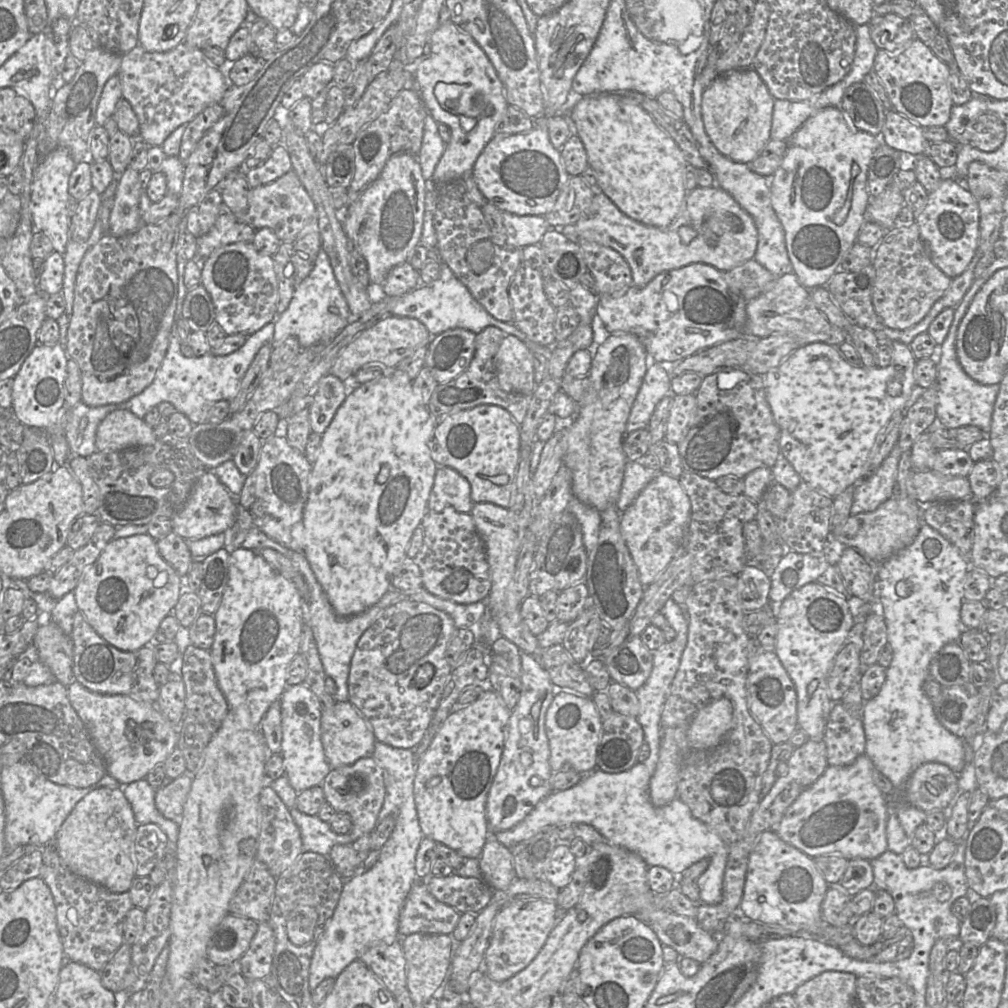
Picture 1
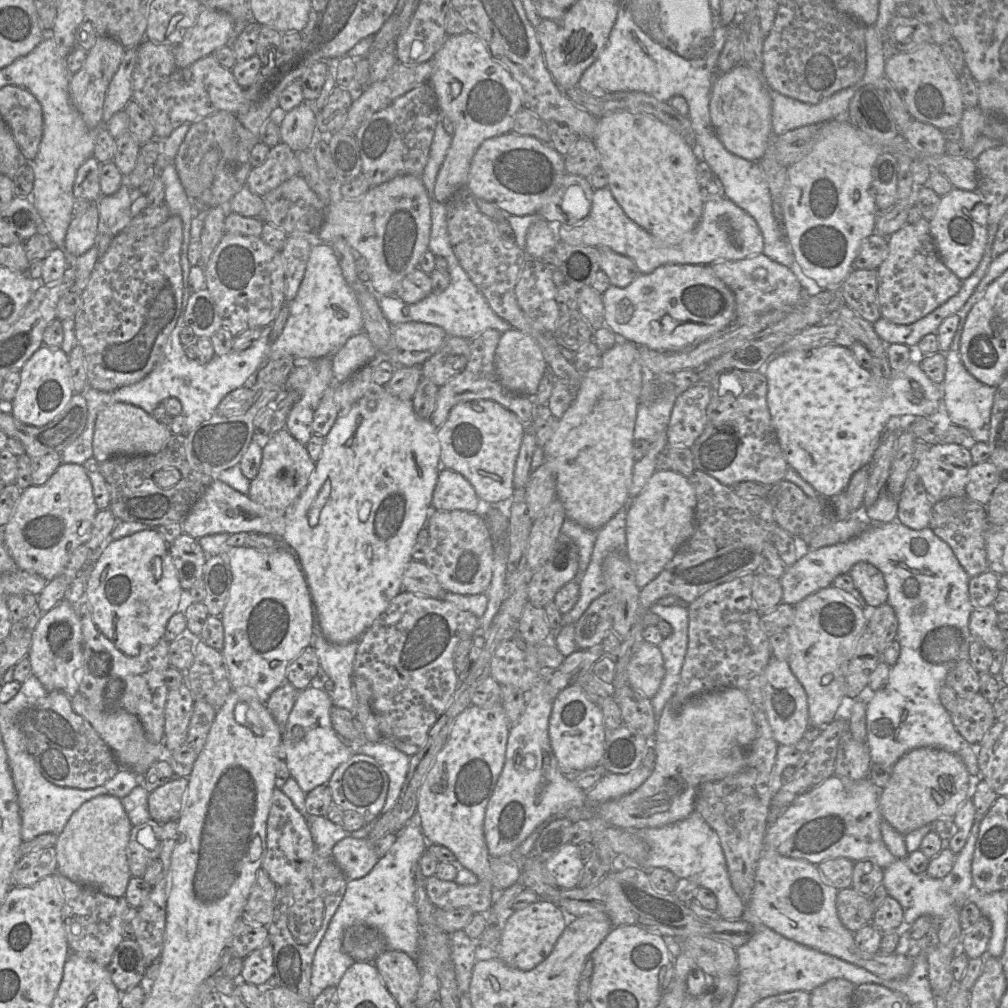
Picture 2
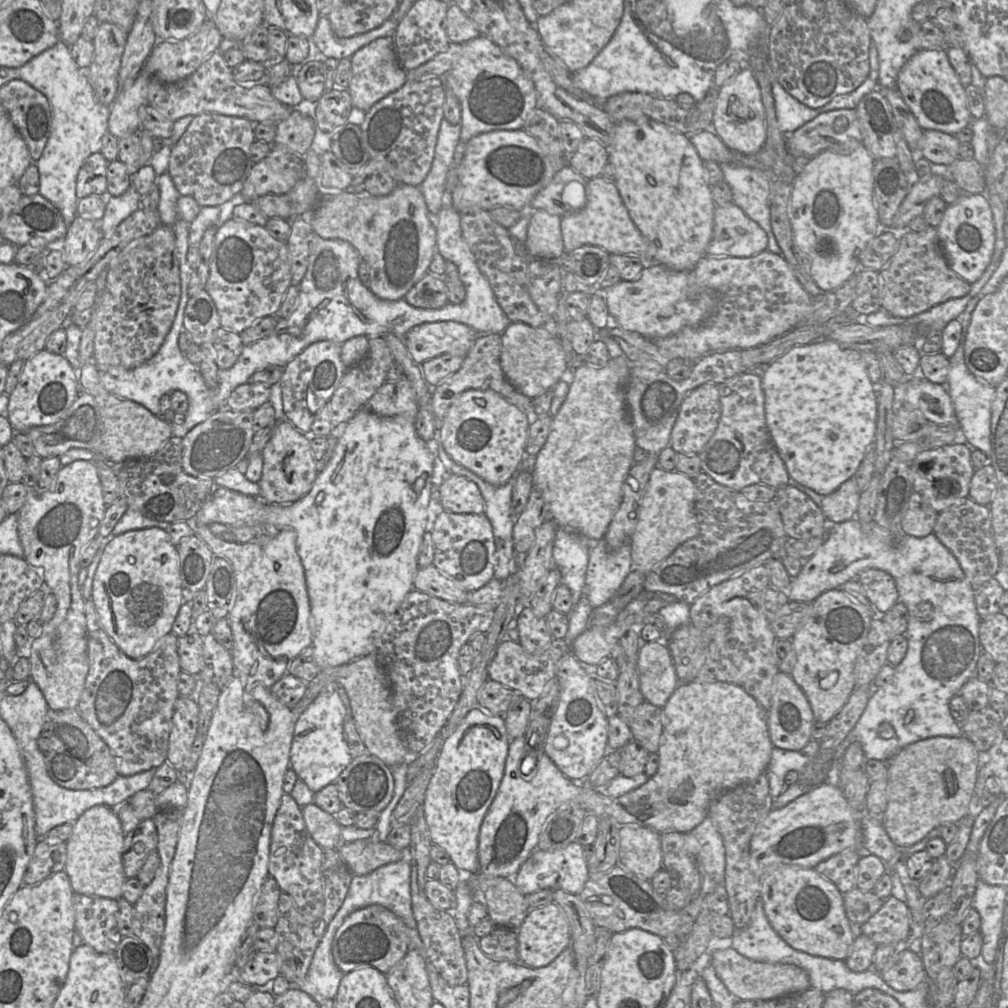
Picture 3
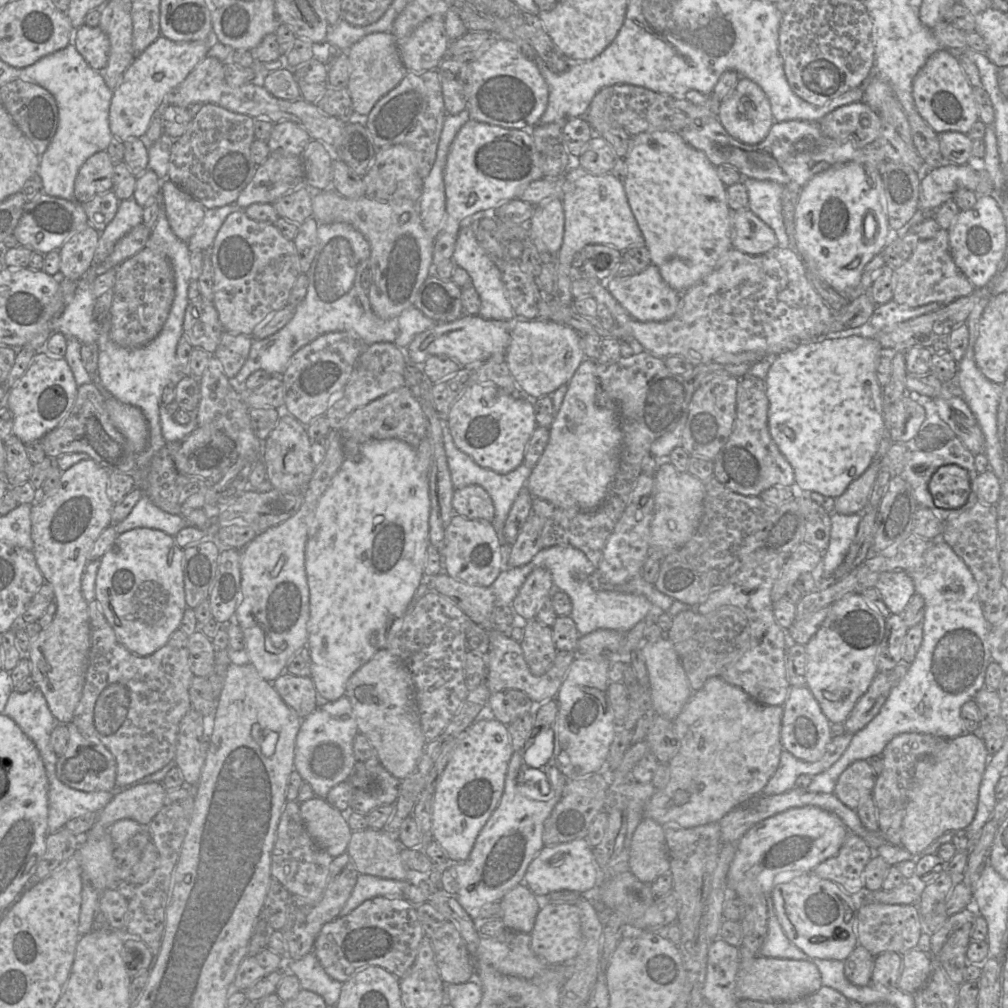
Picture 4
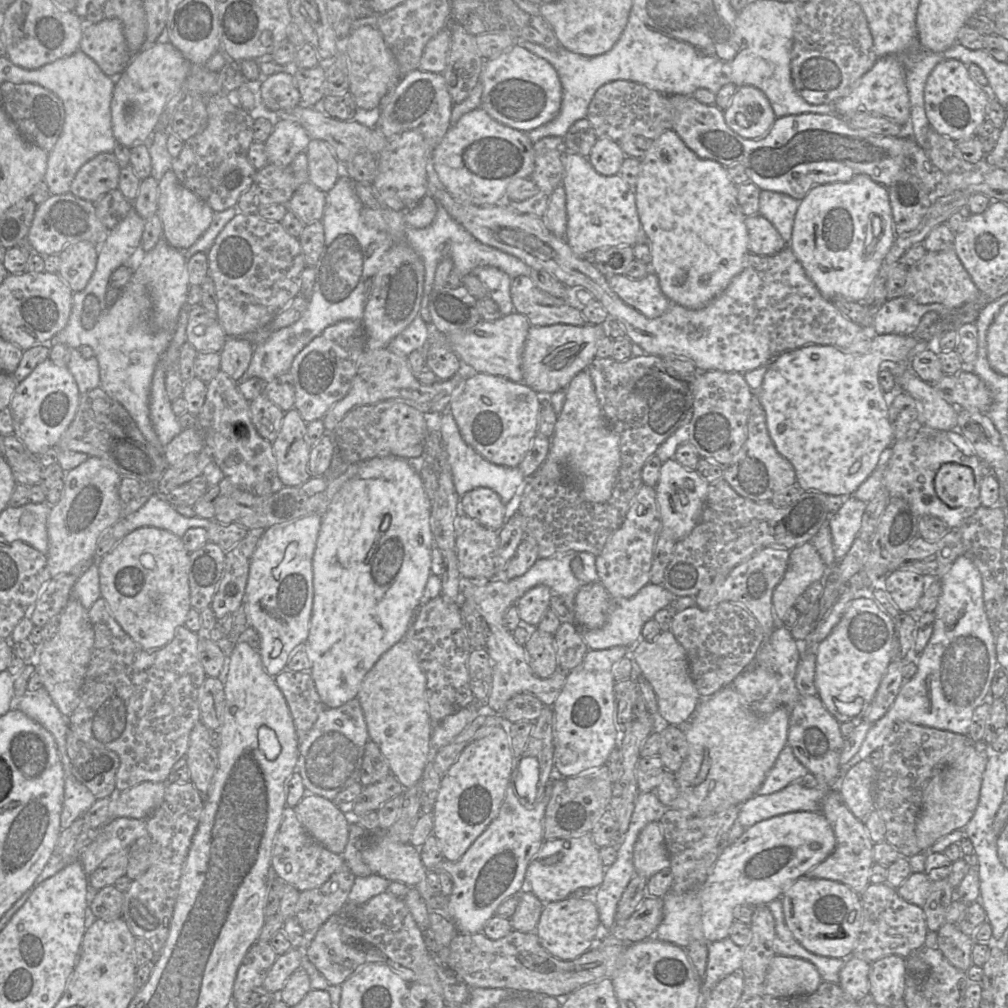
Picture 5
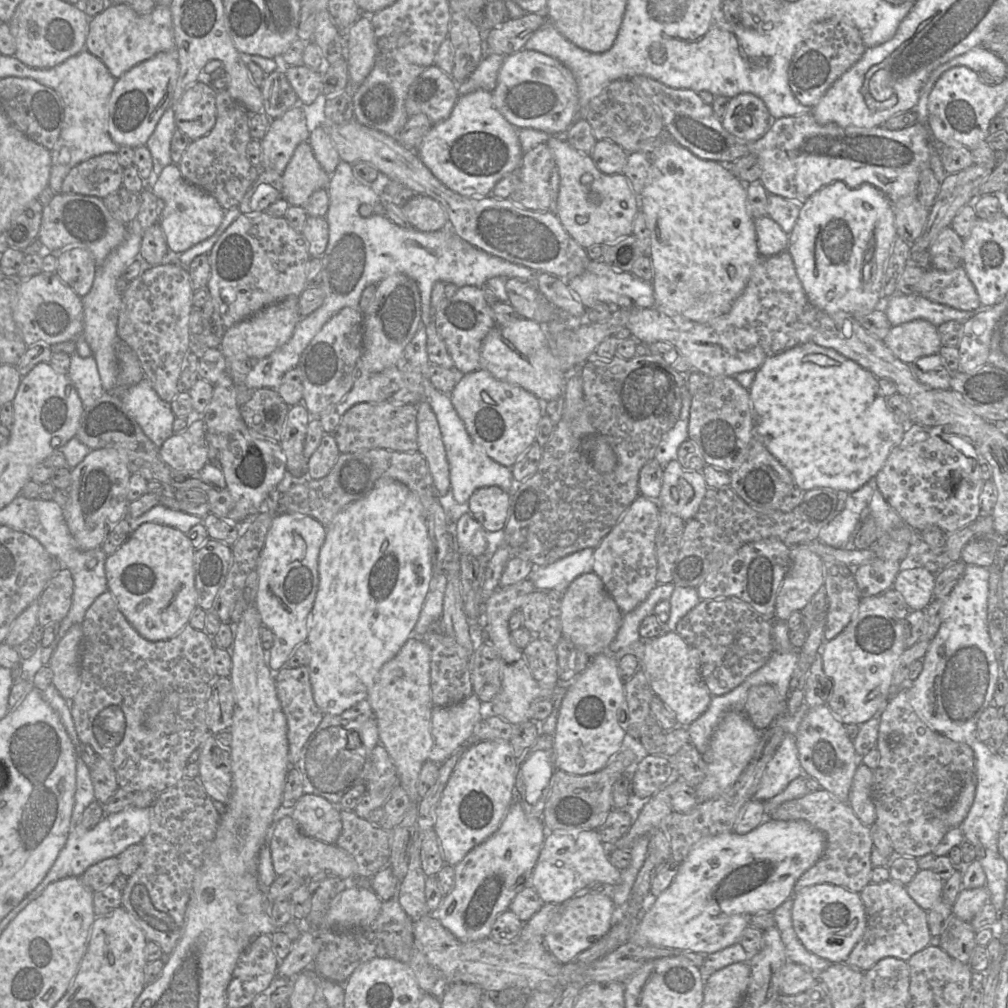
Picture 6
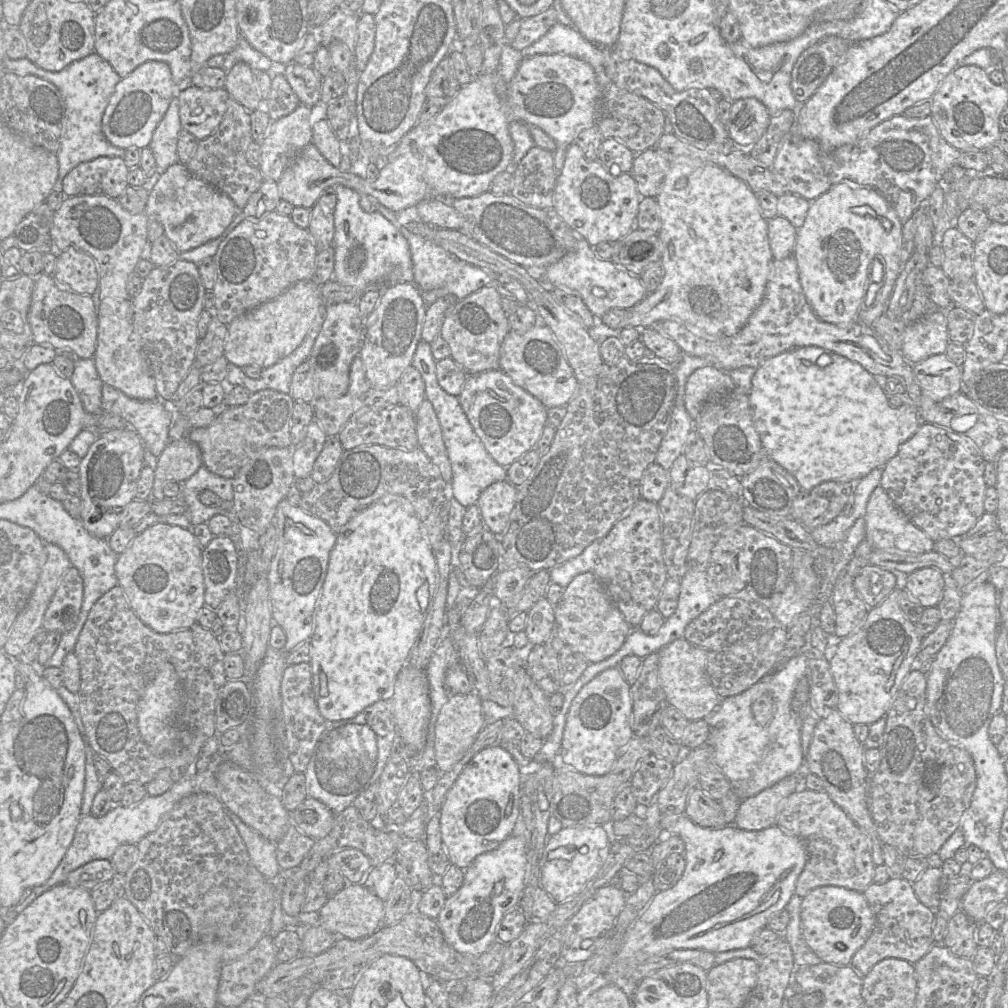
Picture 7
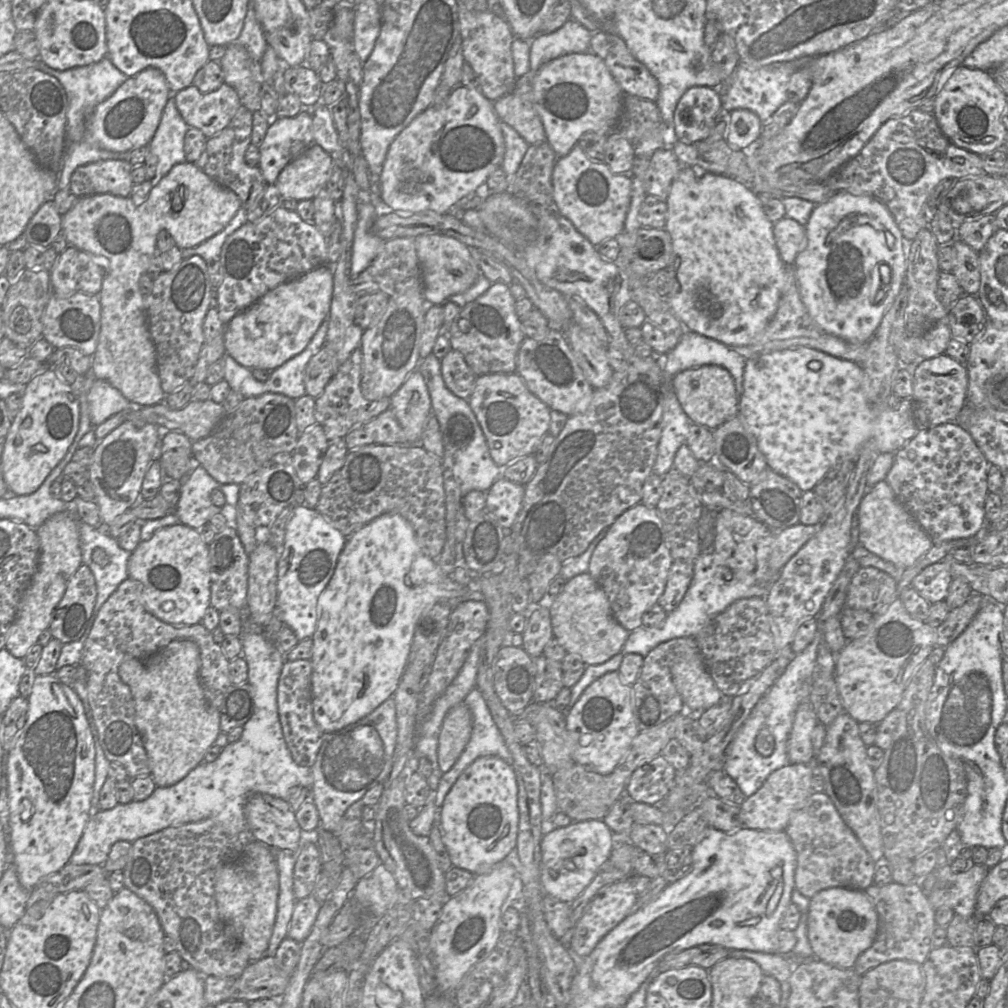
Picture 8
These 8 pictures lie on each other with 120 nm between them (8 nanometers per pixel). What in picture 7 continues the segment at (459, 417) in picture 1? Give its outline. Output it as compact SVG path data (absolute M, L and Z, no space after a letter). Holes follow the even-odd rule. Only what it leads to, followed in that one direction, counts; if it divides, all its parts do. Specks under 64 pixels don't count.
M500 369L468 375L458 400L487 452L505 468L535 448L547 424L547 408Z

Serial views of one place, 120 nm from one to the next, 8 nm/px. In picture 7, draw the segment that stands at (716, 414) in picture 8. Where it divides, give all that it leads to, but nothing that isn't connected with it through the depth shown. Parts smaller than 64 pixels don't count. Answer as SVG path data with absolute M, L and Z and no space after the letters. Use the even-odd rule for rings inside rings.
M715 365L696 369L685 386L685 408L694 420L703 404L711 397L728 393L736 388L729 374Z

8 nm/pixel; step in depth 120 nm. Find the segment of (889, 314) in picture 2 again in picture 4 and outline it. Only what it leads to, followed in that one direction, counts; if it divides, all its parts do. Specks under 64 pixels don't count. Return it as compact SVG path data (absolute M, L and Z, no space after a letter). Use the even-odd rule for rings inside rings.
M939 229L934 237L920 239L909 259L894 269L893 289L893 301L915 308L929 303L948 305L961 297L972 294L975 287L953 261L947 229Z

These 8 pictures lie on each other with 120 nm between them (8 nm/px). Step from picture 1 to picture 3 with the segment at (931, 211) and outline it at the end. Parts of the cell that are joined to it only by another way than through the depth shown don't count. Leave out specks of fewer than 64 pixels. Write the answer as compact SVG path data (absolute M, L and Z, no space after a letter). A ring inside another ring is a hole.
M962 193L955 202L947 206L943 219L936 227L936 230L951 269L969 284L976 282L989 265L995 245L993 215L986 197L982 194Z

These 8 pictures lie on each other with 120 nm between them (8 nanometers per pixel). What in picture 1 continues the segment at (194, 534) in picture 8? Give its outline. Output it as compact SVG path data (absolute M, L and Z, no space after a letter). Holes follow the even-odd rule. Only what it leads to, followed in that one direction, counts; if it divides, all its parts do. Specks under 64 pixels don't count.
M145 533L109 541L98 559L86 568L74 593L78 609L94 630L117 649L132 652L154 641L161 622L168 615L174 614L174 608L184 590L184 578L162 558L156 540ZM147 568L154 568L157 574L167 573L166 584L156 588L153 585L154 579L147 575Z

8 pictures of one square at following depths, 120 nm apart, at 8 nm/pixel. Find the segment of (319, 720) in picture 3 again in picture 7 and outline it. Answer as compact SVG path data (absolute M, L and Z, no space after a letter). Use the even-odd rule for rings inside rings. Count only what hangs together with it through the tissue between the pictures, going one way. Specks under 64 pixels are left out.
M378 700L353 718L326 721L307 768L308 797L324 803L337 815L380 777L391 753L396 726L387 700Z

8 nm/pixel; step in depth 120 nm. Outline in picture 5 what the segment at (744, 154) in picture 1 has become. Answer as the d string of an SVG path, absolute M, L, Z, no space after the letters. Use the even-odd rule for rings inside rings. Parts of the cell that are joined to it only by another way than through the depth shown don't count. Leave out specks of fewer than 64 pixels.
M753 86L738 87L723 114L733 132L752 140L763 138L776 119L769 100Z

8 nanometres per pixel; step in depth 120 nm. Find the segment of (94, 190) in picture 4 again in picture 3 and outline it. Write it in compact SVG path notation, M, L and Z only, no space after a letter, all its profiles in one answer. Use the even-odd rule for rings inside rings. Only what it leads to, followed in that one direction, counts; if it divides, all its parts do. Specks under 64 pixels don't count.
M97 152L91 154L80 167L76 180L76 196L78 199L89 195L104 195L107 193L108 161Z

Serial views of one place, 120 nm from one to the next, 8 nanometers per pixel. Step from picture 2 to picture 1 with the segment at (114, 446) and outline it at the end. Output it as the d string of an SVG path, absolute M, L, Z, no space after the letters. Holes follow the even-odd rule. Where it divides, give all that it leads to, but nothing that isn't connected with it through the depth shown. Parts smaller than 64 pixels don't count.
M116 409L100 422L96 431L96 451L117 451L152 445L158 439L154 429L129 410Z

